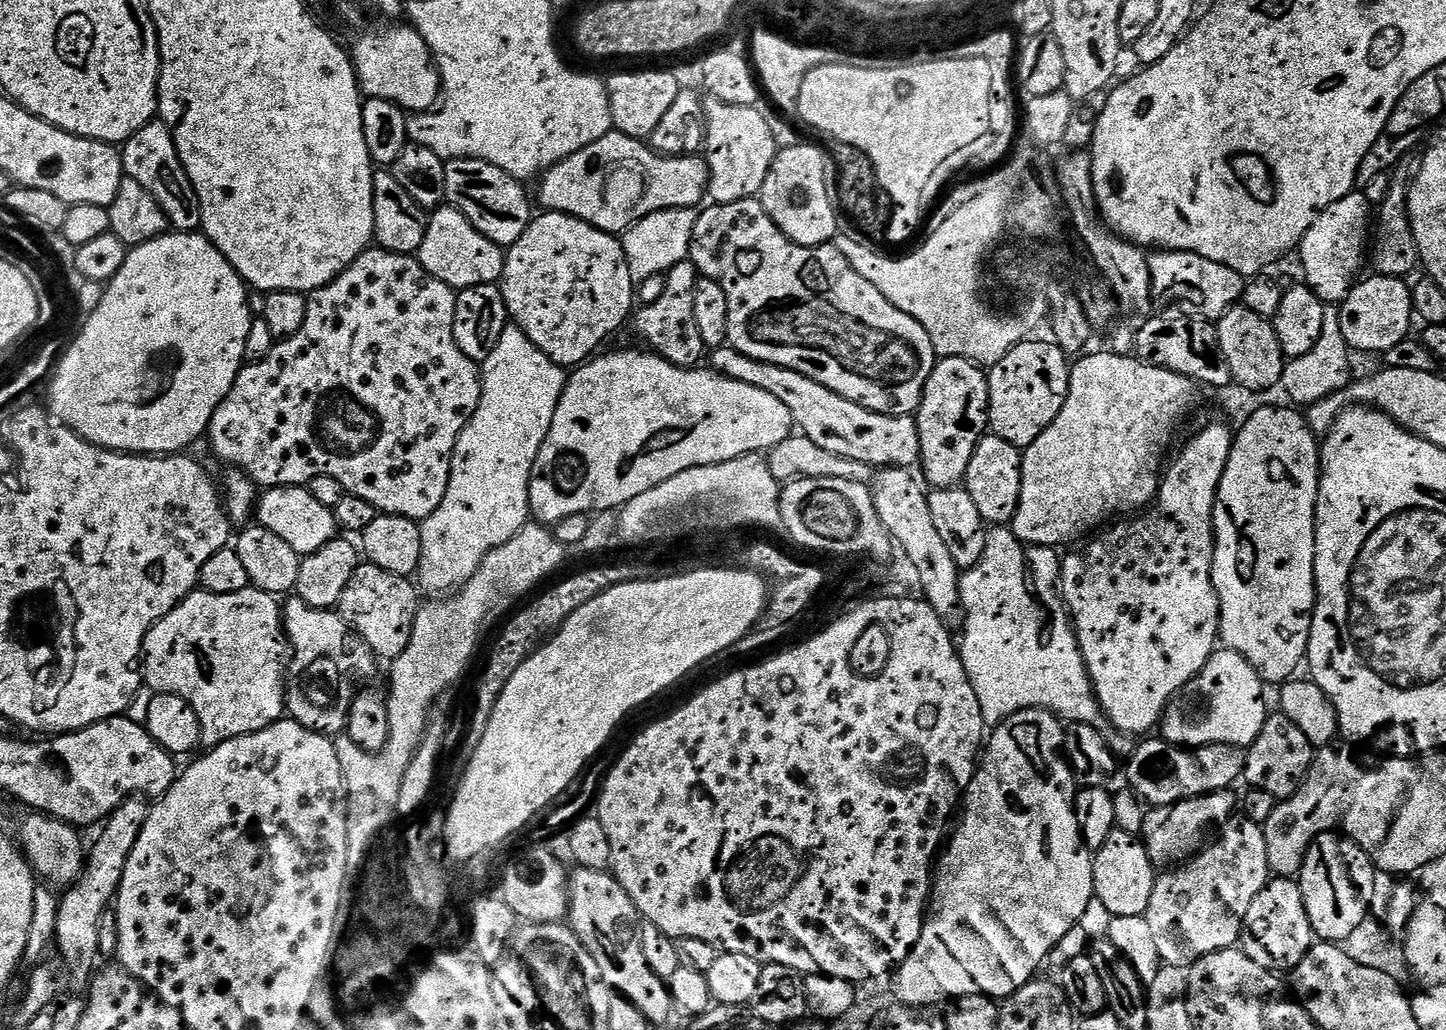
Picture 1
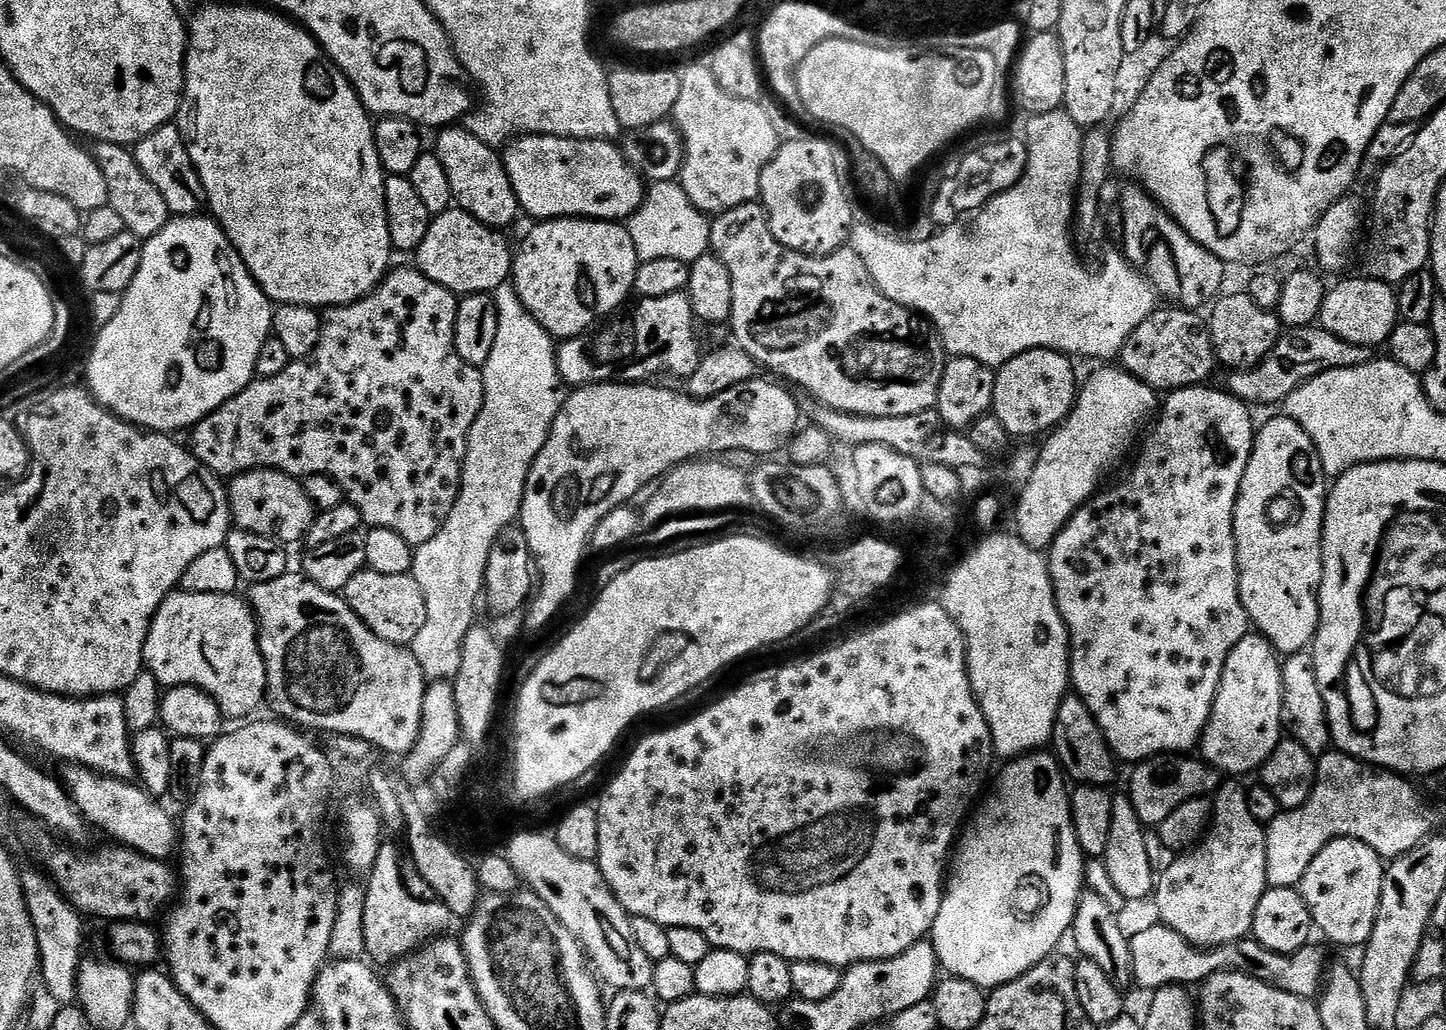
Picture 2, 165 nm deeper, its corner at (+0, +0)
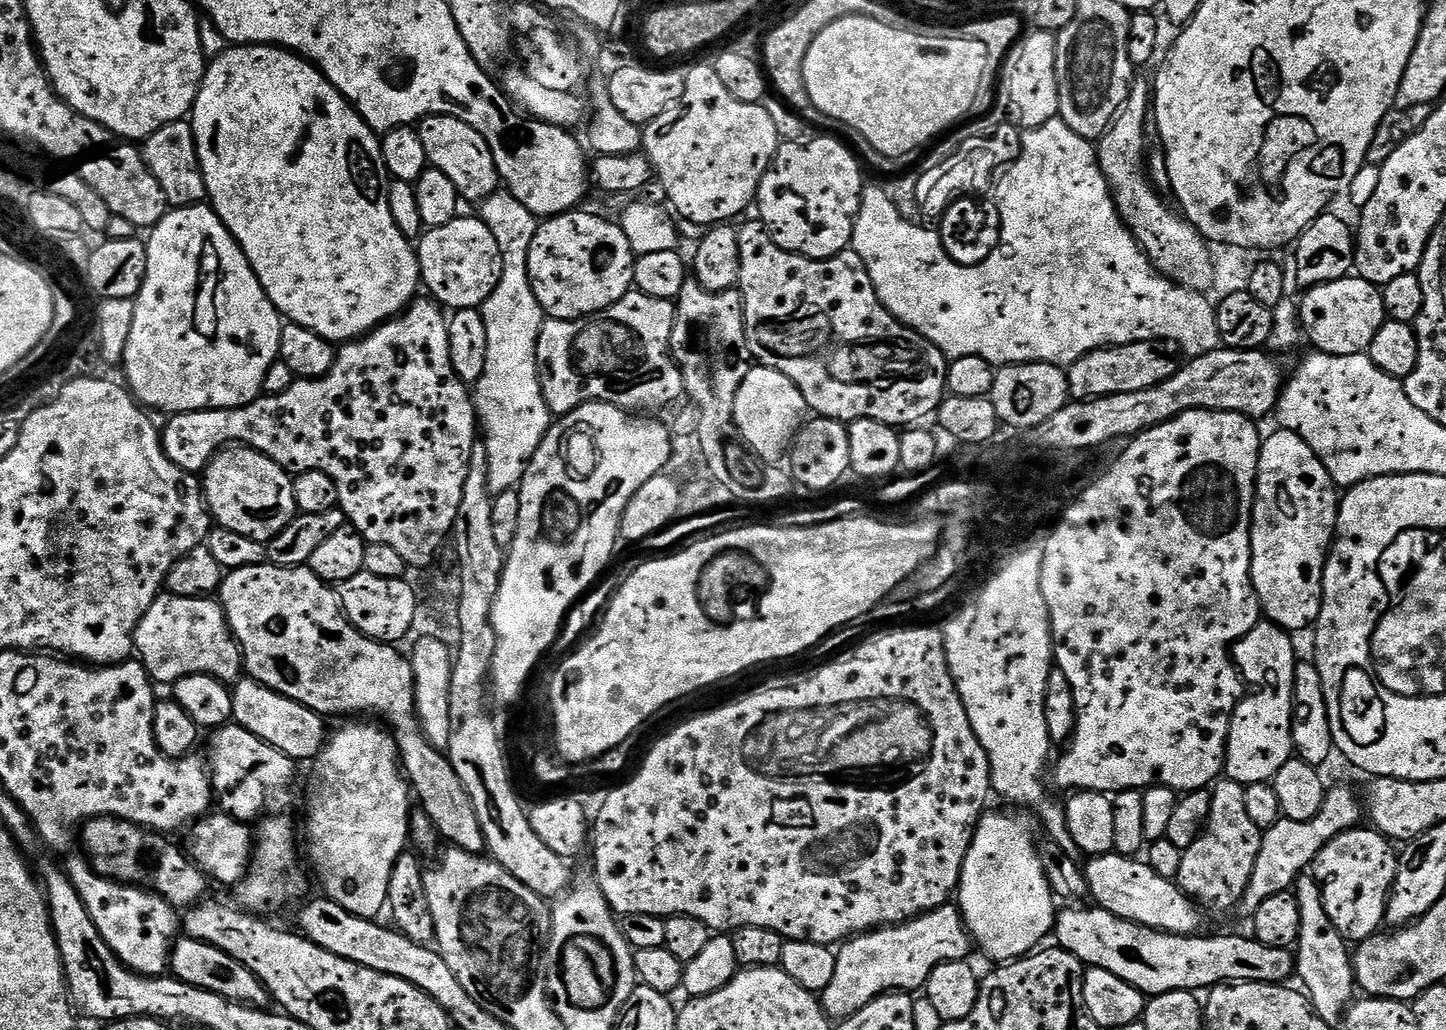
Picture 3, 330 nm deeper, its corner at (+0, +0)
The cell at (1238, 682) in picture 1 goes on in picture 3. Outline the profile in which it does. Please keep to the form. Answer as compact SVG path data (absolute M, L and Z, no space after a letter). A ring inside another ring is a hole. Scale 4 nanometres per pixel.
M1261 622L1232 645L1231 657L1243 679L1249 685L1272 684L1272 688L1264 688L1261 692L1245 695L1244 699L1237 704L1230 730L1228 731L1228 750L1224 758L1223 775L1227 779L1238 782L1242 785L1267 784L1272 781L1286 766L1286 762L1293 759L1294 749L1292 747L1292 691L1294 690L1294 670L1298 663L1296 648L1292 645L1293 637L1277 624Z

